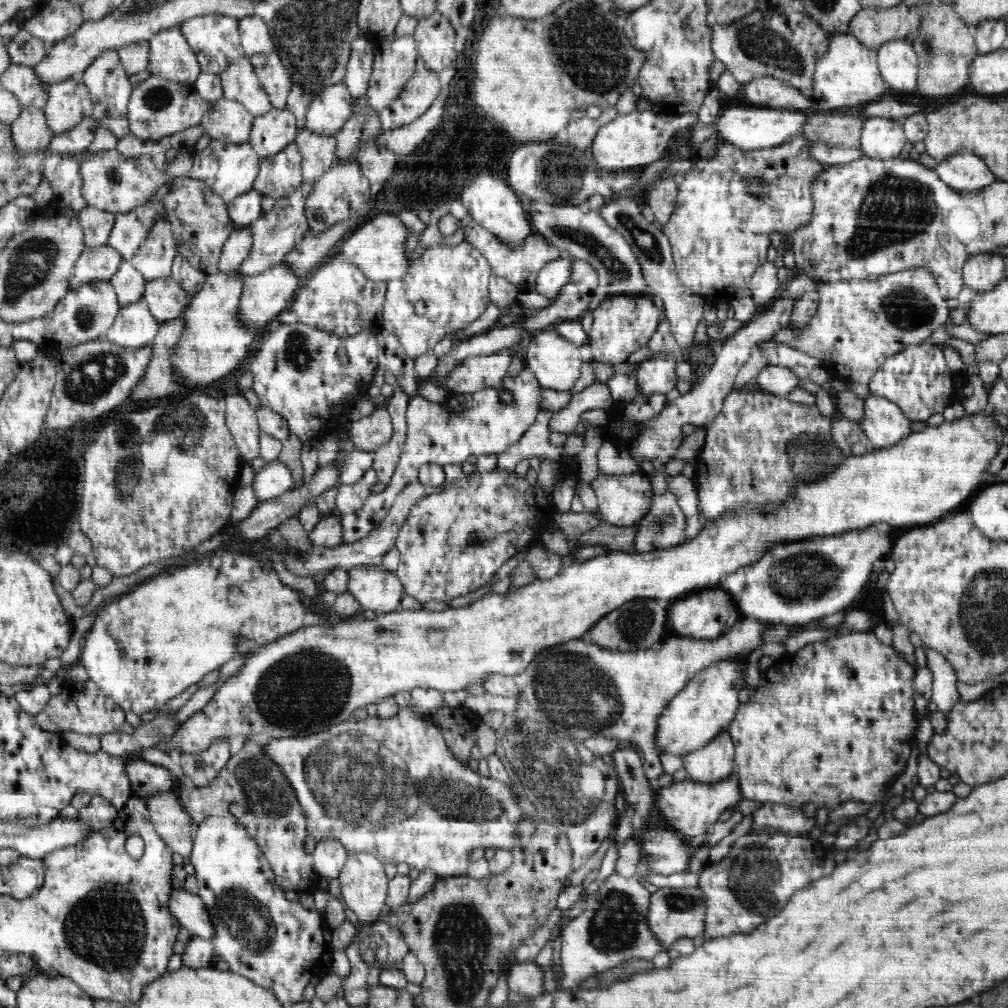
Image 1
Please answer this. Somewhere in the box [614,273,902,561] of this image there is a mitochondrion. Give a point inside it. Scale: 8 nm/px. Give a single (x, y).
(808, 453)

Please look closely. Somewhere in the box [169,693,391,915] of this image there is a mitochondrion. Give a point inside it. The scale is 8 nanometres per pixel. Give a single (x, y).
(260, 792)

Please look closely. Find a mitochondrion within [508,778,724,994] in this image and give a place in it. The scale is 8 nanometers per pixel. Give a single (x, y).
(614, 926)

